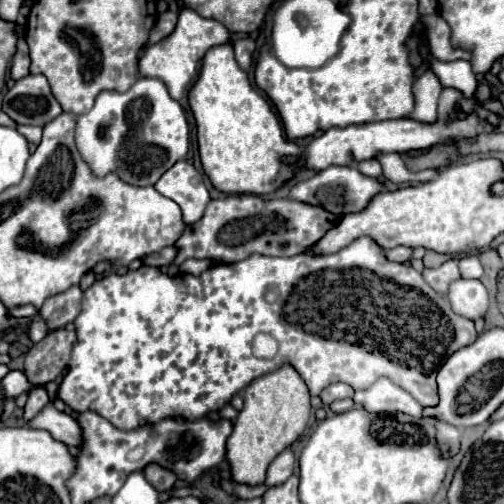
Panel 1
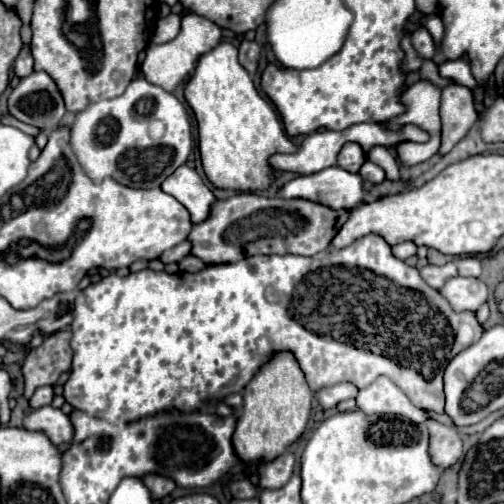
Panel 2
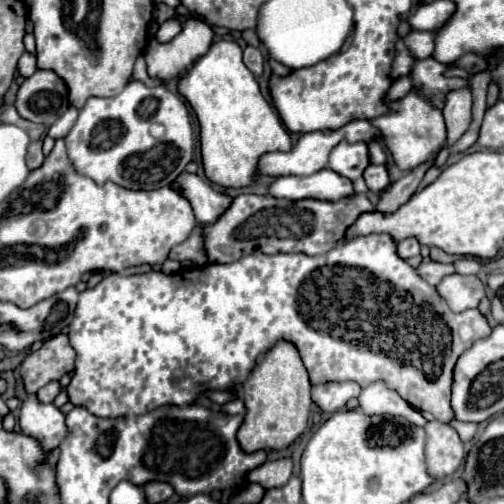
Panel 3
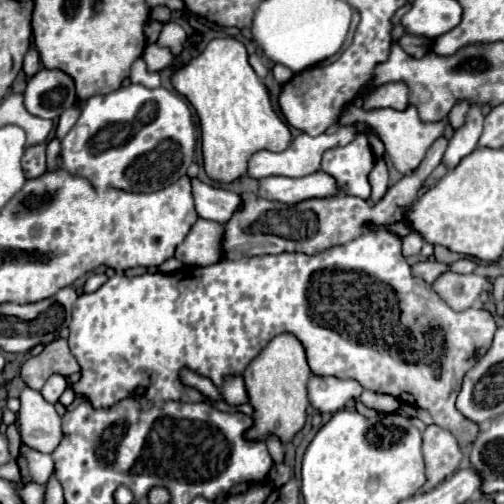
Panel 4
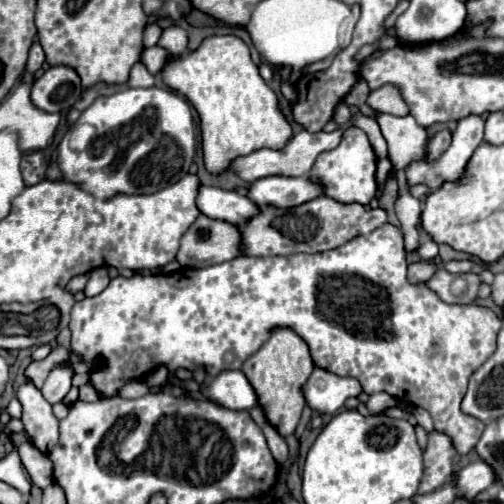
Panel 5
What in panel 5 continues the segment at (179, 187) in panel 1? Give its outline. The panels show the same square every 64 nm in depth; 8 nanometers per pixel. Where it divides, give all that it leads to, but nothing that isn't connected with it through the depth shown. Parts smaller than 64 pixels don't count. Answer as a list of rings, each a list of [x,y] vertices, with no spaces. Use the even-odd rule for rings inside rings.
[[[200,186],[198,208],[202,214],[216,220],[228,220],[230,224],[246,224],[260,212],[260,208],[246,196],[212,186]]]

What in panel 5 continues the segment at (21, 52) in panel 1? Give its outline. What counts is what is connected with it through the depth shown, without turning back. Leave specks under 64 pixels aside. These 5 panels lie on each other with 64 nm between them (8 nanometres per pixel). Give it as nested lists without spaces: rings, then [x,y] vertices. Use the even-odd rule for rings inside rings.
[[[34,42],[32,48],[30,48],[30,56],[28,56],[28,66],[26,66],[26,70],[28,70],[30,74],[36,74],[36,72],[42,68],[44,62],[46,62],[44,50],[42,50],[42,46],[40,46],[38,42]]]

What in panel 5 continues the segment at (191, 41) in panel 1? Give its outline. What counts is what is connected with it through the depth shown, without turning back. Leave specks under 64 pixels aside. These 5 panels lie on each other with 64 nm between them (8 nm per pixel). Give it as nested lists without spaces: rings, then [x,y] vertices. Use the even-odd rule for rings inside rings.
[[[152,46],[152,48],[144,48],[142,50],[142,56],[140,56],[140,62],[146,66],[146,70],[150,74],[158,74],[162,68],[164,68],[164,60],[168,58],[168,52],[164,48],[158,48],[158,46]]]

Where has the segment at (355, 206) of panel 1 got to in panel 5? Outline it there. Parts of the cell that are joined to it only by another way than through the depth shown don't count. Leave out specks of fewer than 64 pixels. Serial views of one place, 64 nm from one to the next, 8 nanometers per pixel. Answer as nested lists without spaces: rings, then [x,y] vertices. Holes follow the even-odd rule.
[[[266,176],[250,184],[248,198],[258,206],[294,208],[322,194],[322,186],[314,184],[308,176],[288,178],[288,176]]]

